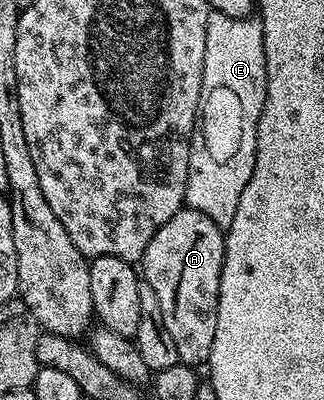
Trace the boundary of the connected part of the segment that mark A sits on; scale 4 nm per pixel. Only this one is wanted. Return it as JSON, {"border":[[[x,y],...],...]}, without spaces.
{"border":[[[190,207],[181,208],[154,238],[150,238],[150,246],[146,246],[142,261],[142,279],[154,286],[154,294],[158,294],[158,306],[162,306],[162,318],[174,338],[174,346],[178,350],[181,364],[193,366],[207,365],[210,350],[214,346],[214,330],[218,326],[218,298],[220,297],[220,275],[224,265],[225,233],[206,214]]]}

